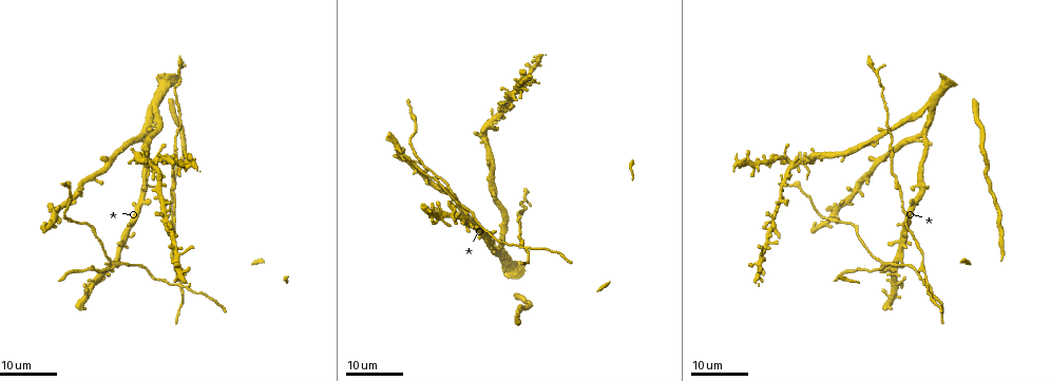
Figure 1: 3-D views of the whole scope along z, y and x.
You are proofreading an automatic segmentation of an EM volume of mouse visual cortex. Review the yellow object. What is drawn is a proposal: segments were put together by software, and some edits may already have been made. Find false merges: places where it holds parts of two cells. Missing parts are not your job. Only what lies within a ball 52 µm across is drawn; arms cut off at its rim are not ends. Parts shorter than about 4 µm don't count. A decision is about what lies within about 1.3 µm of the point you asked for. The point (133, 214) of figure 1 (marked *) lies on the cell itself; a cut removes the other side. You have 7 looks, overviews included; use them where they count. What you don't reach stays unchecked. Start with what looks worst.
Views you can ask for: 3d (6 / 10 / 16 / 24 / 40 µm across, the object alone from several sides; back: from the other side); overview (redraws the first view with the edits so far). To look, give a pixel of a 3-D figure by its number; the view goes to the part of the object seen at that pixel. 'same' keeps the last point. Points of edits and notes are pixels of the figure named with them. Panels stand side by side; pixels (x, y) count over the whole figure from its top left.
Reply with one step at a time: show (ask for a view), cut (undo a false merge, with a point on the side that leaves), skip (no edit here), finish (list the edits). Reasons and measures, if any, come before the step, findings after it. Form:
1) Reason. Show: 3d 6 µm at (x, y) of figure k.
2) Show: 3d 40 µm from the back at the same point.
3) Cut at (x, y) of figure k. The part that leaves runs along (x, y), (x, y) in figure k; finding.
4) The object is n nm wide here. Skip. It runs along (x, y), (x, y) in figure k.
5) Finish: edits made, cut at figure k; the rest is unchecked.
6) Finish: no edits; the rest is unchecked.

Four-way junction. Show: 3d 16 µm at (927, 284) of figure 1.

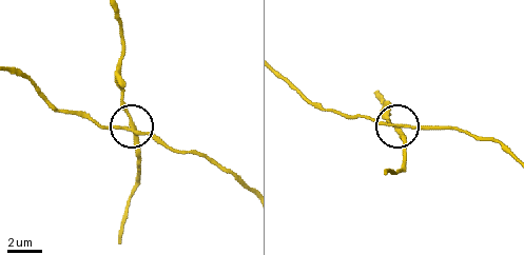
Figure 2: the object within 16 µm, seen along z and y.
Closer look. Show: 3d 10 µm at (397, 130) of figure 2.

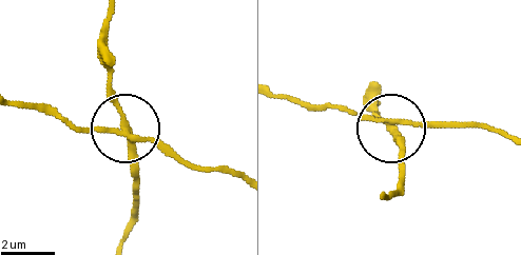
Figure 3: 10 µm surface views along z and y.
The object is 210 nm wide here. Skip. It runs along (276, 98), (330, 104), (399, 125), (450, 125) in figure 3; all the same cell.

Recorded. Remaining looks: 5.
Three arms meet. Show: 3d 16 µm at (114, 262) of figure 1.

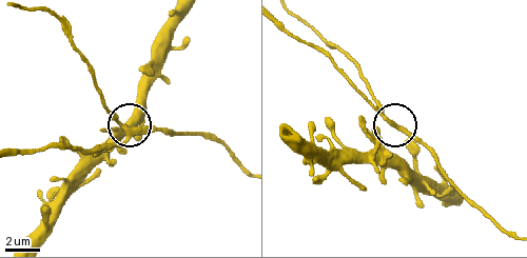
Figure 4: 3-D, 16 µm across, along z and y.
Closer look. Show: 3d 10 µm at (395, 126) of figure 4.

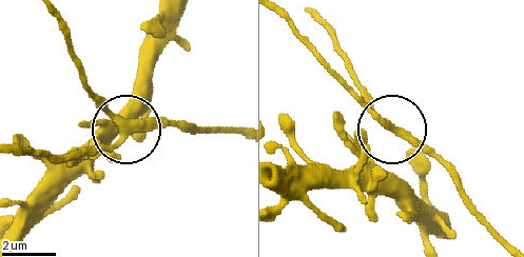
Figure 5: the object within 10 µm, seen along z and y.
3 arms meet here. Skip. One cell here.

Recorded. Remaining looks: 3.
Show: 3d 24 µm at (140, 134) of figure 1.

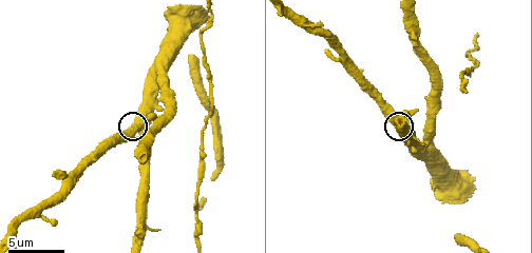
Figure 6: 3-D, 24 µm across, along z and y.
Closer look. Show: 3d 10 µm at (136, 124) of figure 6.

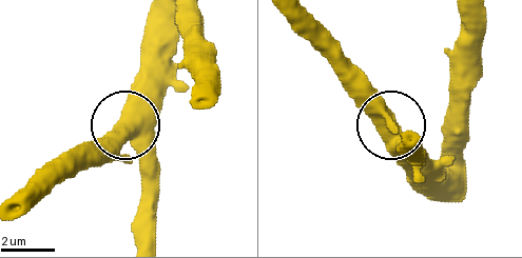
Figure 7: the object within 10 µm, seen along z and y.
The side arm is 32 µm long. Skip. One cell here.

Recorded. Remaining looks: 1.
Finish: no edits; the rest is unchecked.

